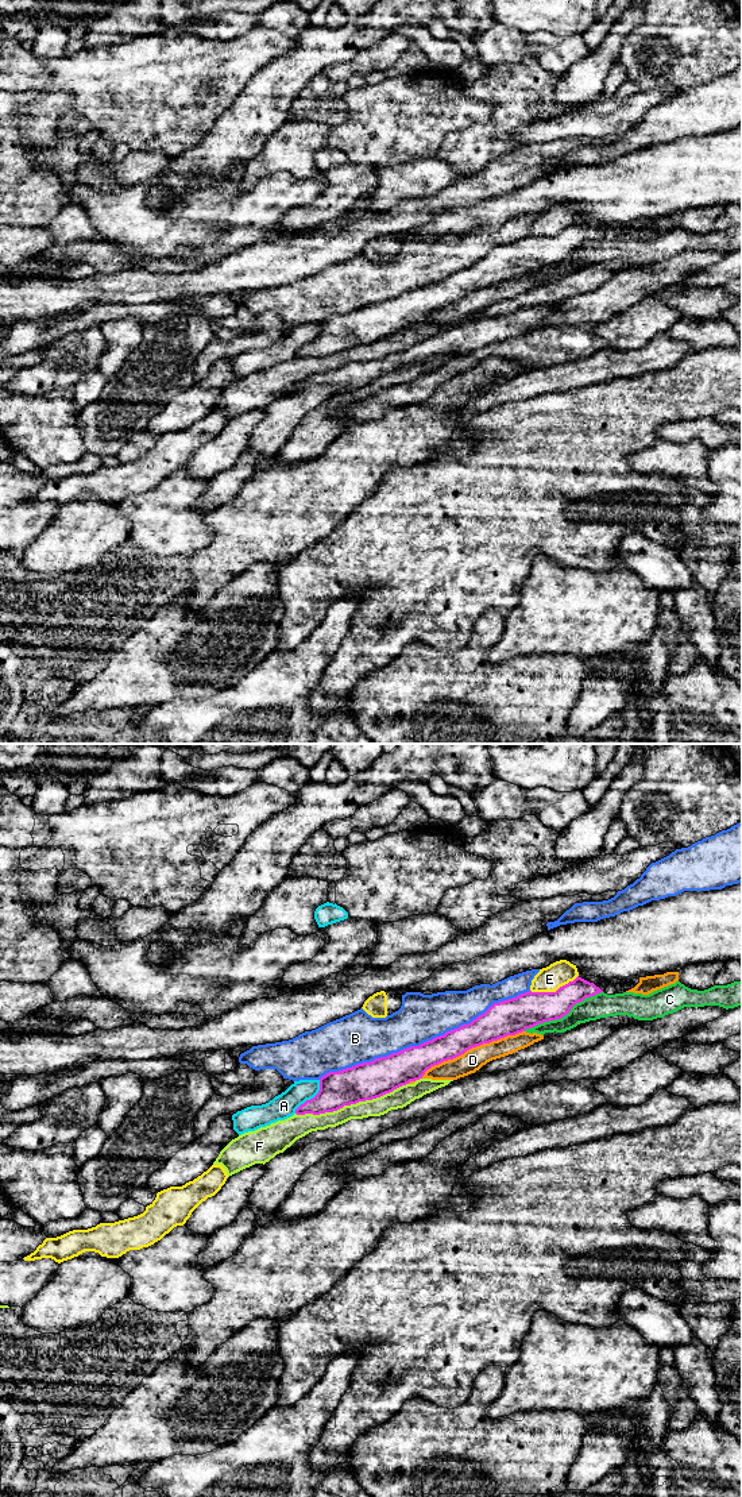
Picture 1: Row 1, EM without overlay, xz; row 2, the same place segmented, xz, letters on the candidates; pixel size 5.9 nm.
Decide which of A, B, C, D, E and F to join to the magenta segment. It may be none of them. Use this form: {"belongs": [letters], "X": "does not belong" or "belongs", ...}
{"belongs": [], "A": "does not belong", "B": "does not belong", "C": "does not belong", "D": "does not belong", "E": "does not belong", "F": "does not belong"}

